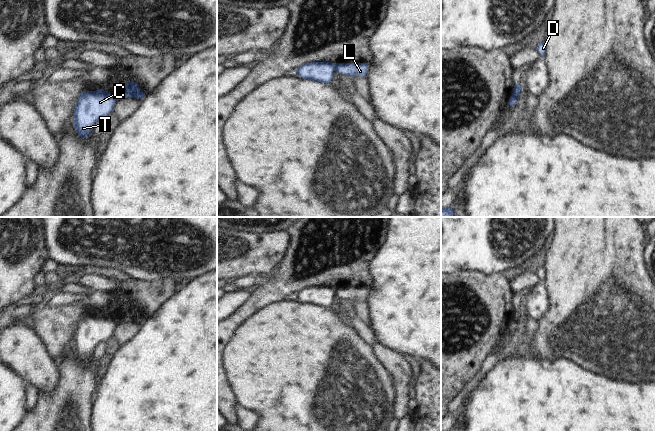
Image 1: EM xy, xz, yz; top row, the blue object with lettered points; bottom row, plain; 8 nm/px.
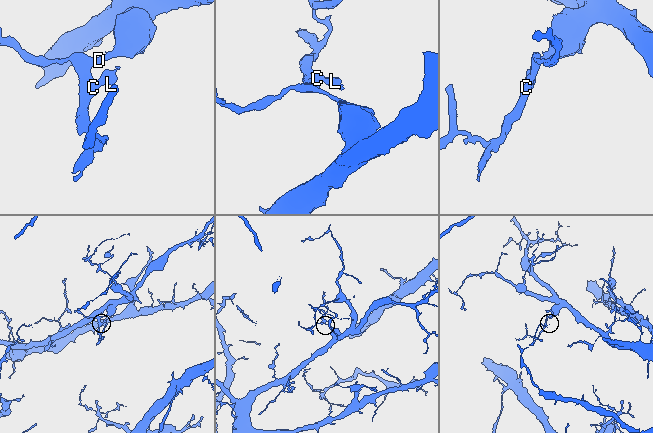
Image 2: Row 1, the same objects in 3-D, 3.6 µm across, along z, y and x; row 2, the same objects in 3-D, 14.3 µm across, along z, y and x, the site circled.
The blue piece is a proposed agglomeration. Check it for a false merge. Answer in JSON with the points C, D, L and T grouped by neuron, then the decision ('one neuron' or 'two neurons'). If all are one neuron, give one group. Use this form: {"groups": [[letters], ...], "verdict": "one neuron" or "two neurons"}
{"groups": [["C", "D", "T"], ["L"]], "verdict": "two neurons"}

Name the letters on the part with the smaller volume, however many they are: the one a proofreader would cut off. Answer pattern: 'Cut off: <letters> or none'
Cut off: L

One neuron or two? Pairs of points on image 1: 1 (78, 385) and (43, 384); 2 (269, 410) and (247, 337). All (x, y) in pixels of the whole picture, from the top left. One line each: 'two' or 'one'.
1: two
2: one

